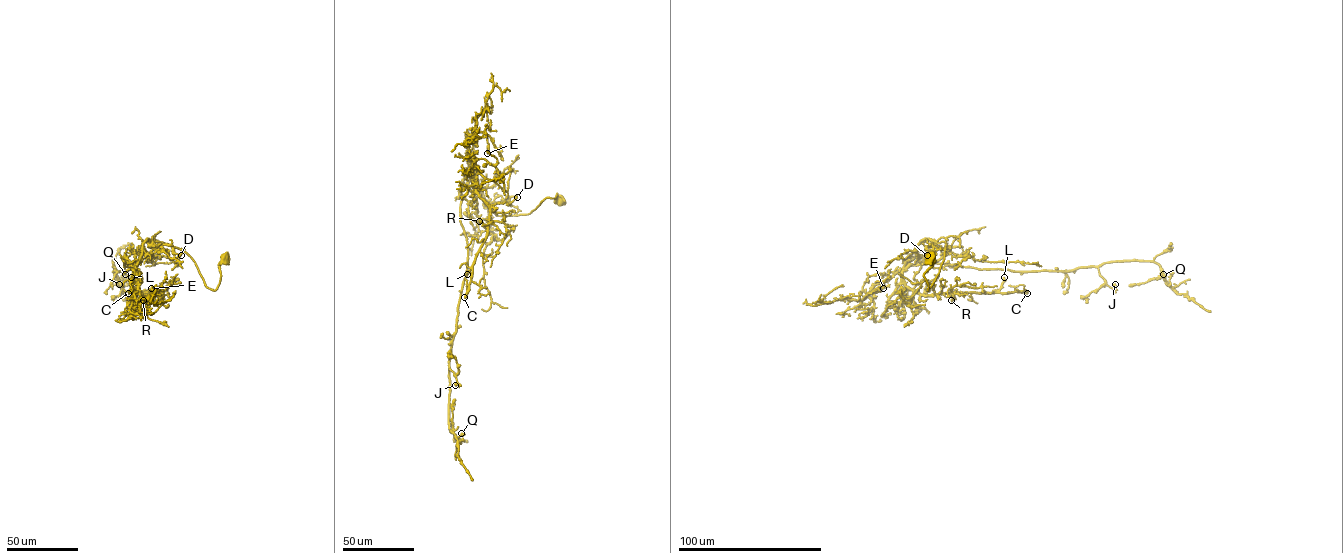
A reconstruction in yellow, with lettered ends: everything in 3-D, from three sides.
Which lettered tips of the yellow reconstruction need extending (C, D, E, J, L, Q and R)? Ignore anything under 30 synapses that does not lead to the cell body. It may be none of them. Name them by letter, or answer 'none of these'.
L

